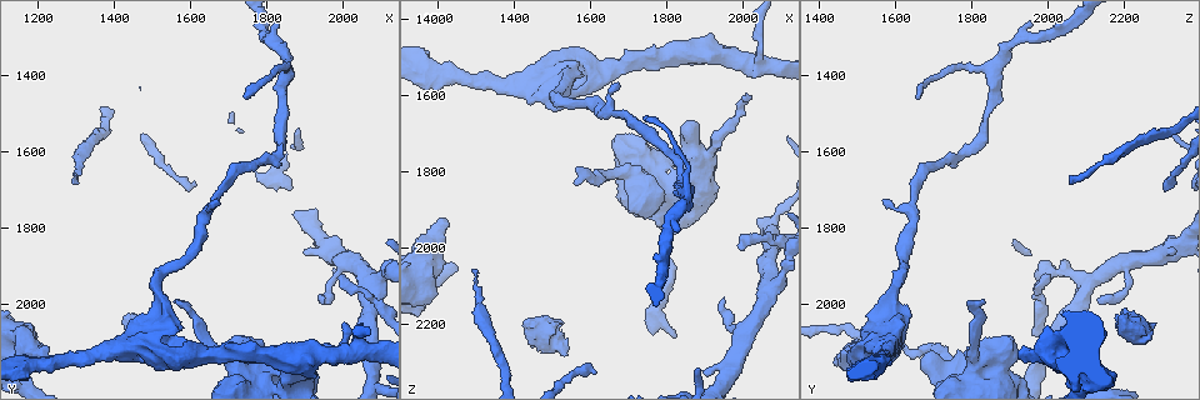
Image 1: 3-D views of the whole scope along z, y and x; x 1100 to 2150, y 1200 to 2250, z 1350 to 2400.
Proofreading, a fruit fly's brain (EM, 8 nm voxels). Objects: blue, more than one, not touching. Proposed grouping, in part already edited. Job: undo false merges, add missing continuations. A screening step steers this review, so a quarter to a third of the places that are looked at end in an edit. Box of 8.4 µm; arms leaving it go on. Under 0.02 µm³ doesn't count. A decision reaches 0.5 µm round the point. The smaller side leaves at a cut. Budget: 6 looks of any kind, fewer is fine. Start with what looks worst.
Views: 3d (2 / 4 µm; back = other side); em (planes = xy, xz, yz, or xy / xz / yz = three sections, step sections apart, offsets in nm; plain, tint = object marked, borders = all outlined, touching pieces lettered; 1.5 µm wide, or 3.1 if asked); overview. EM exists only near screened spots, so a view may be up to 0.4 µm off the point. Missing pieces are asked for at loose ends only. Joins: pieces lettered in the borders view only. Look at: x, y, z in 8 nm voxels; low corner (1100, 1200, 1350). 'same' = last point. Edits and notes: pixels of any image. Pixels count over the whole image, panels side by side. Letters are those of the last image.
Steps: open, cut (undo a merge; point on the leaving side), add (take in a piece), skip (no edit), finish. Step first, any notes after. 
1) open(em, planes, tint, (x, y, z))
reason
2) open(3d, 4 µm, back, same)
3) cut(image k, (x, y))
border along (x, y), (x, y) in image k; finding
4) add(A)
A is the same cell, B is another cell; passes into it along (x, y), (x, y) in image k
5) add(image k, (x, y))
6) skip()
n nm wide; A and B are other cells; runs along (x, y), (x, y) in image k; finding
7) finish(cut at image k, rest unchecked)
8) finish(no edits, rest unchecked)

open(3d, 2 µm, (1300, 1680, 2060))
thin end

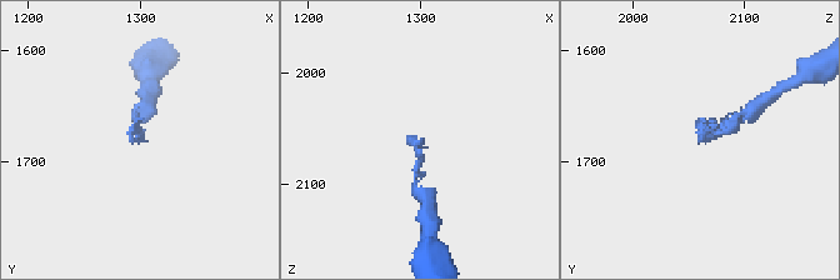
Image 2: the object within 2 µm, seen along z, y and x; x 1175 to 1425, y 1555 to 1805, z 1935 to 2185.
open(em, planes, borders, (1294, 1682, 2060))

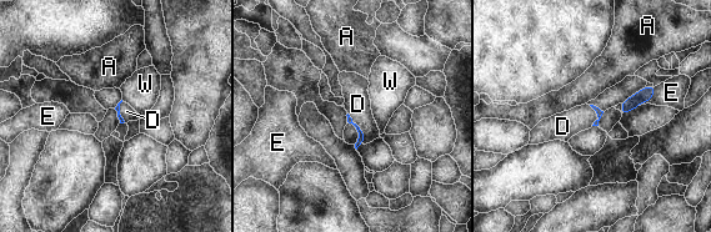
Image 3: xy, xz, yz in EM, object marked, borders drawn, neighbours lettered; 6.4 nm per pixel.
add(image 3, (357, 104))
D is the same cell, A, E and W are other cells; passes into it along (360, 139), (359, 127), (357, 104) in image 3; it goes on there

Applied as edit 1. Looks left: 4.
open(overview)

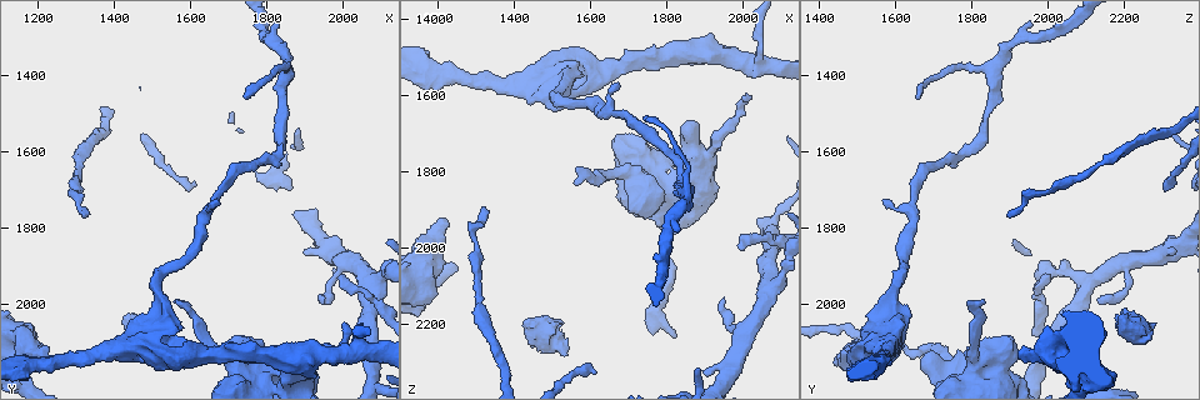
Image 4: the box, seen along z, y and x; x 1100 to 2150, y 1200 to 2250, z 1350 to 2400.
open(3d, 4 µm, (2050, 2115, 1525))
three-way junction

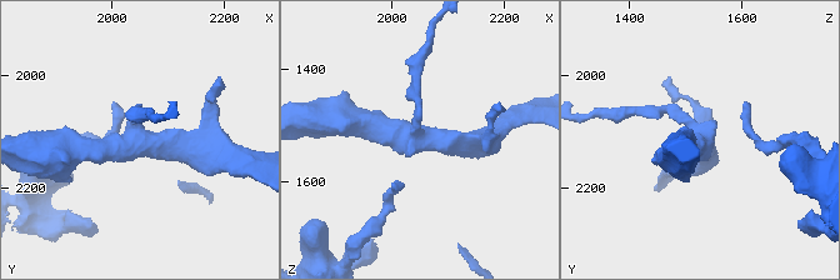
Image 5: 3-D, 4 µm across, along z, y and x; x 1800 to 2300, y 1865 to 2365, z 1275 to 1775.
open(em, planes, borders, (2040, 2115, 1520))
3 arms; now the EM

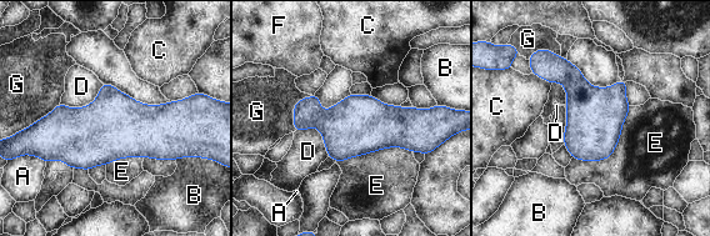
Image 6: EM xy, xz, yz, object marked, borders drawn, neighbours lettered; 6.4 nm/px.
skip()
A, B, C, D, E, F and G are other cells; border along (294, 131), (315, 126), (329, 156) in image 6; continuous, no second cell

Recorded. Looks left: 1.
finish(add at image 3, rest unchecked)

